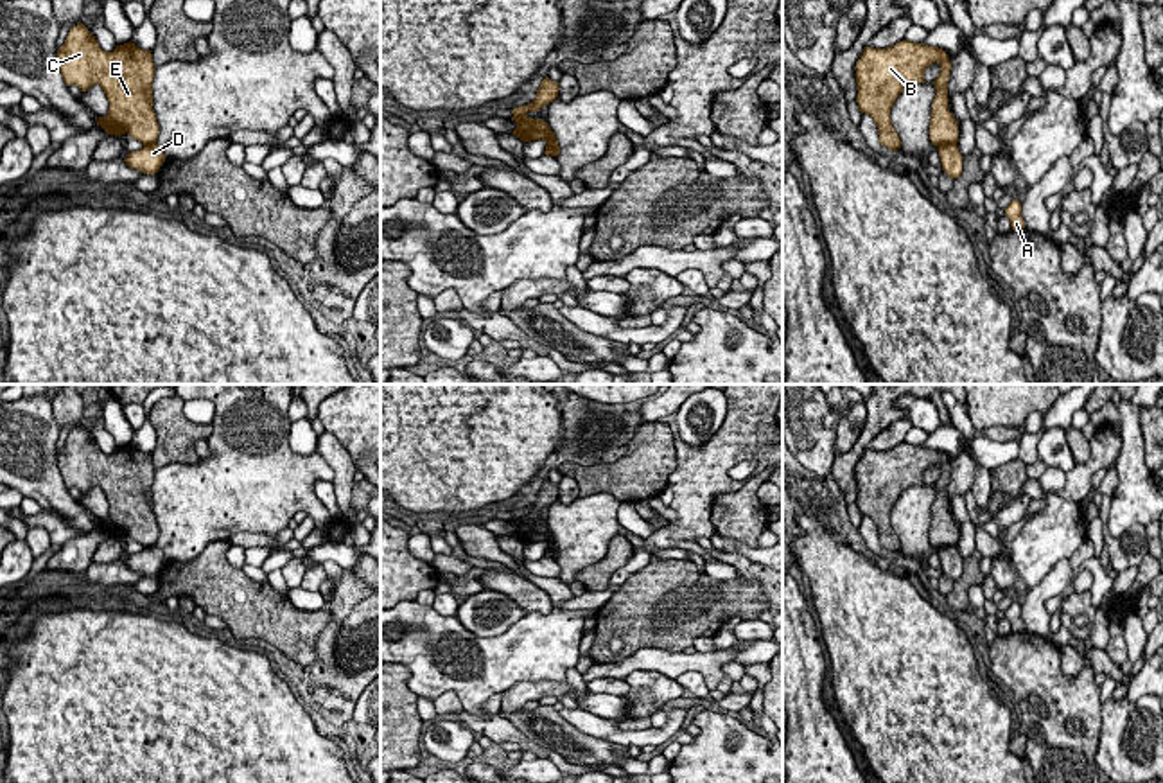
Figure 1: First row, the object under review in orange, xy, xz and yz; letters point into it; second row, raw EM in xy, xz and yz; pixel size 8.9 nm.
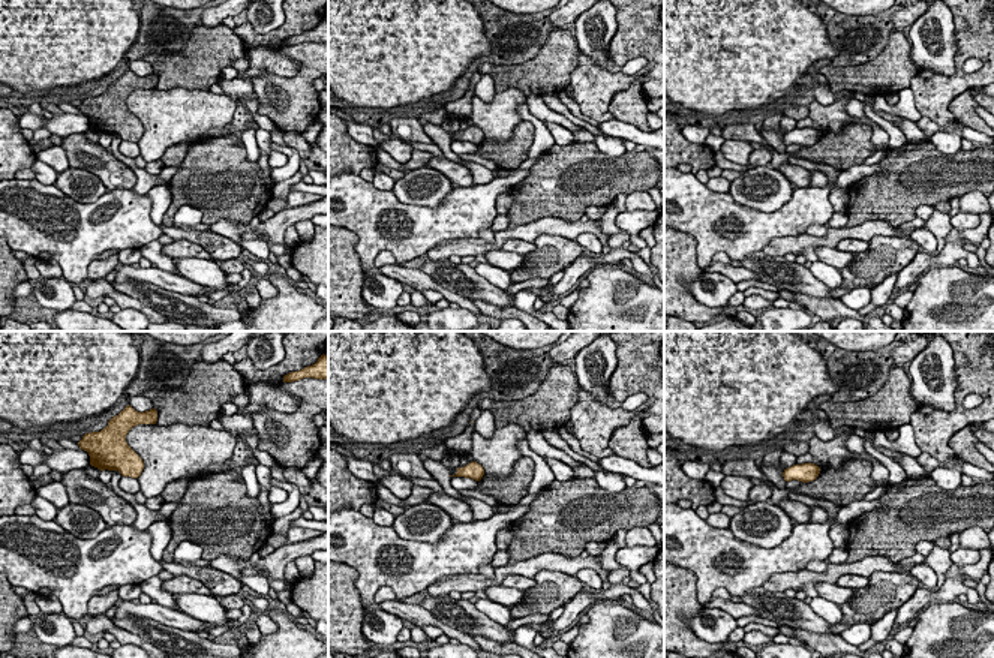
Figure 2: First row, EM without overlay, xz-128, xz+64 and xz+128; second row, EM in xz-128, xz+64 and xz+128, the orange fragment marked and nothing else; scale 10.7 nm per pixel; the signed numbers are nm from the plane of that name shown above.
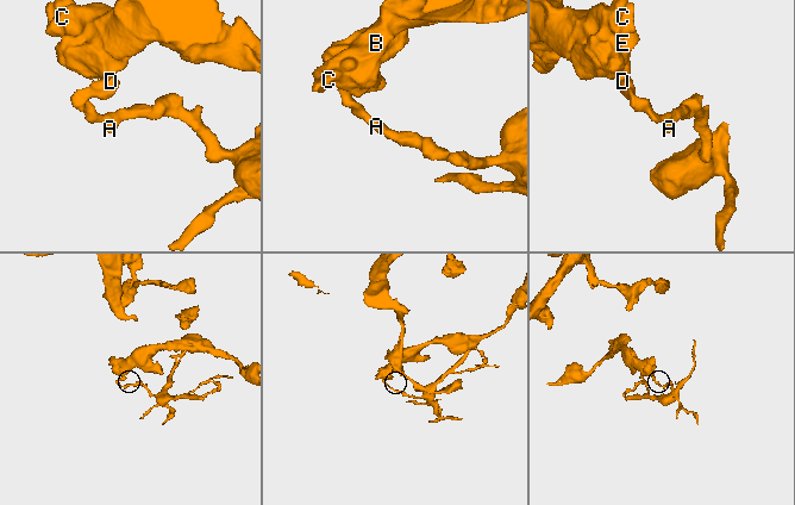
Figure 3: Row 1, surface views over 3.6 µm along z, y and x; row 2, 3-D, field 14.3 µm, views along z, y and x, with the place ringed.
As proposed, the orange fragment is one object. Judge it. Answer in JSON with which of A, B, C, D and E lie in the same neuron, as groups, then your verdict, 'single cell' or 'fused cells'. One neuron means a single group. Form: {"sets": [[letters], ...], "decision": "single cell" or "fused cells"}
{"sets": [["A", "D"], ["B", "C", "E"]], "decision": "fused cells"}

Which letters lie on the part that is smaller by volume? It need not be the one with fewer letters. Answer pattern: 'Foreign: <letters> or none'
Foreign: A, D

